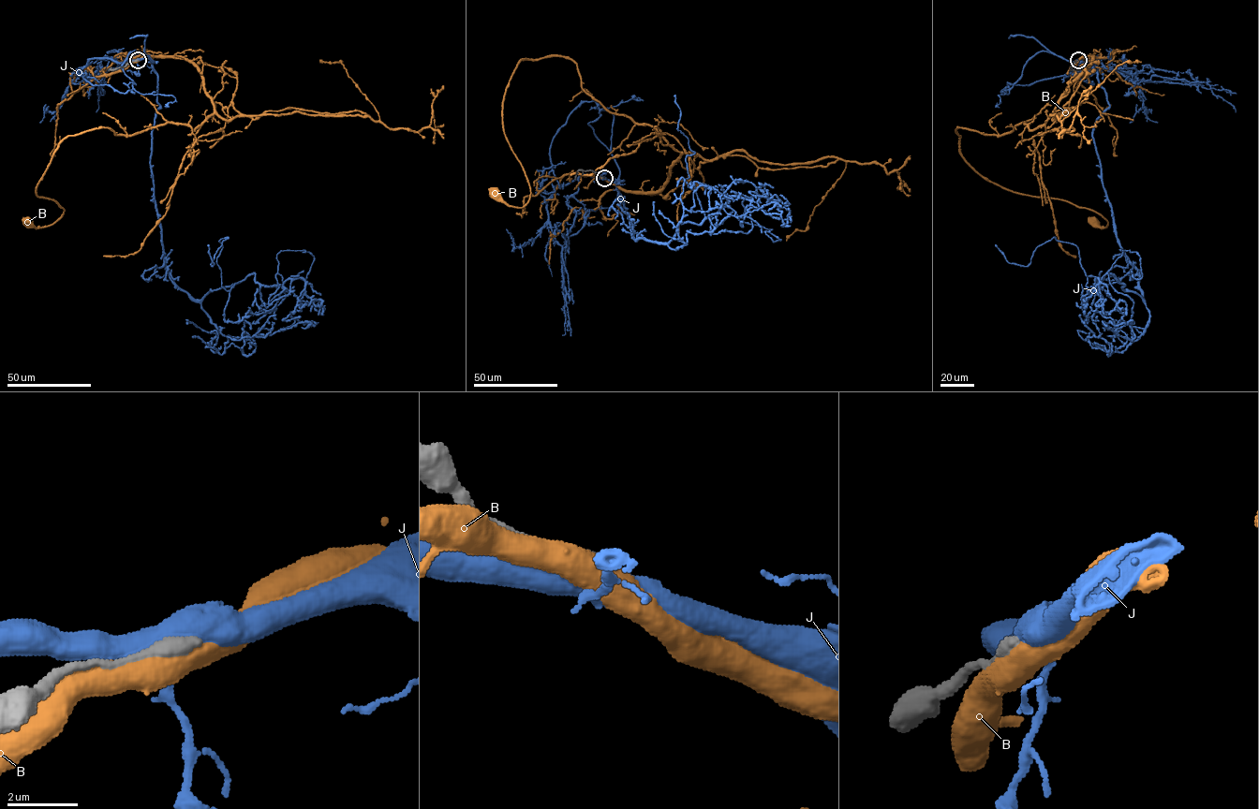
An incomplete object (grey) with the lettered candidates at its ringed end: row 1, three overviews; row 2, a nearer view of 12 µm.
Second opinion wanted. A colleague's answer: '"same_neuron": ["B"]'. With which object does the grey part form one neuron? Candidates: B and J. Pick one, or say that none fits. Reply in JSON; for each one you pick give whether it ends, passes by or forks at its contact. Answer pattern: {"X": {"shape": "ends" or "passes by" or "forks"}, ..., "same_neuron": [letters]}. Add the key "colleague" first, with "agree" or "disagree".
{"colleague": "disagree", "same_neuron": []}

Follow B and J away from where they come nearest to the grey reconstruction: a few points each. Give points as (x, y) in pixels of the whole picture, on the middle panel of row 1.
B: (602, 177), (655, 192), (680, 153), (589, 95), (570, 59), (522, 59), (502, 125), (530, 198), (493, 194)
J: (603, 177), (634, 239), (667, 242), (701, 222), (674, 95)

